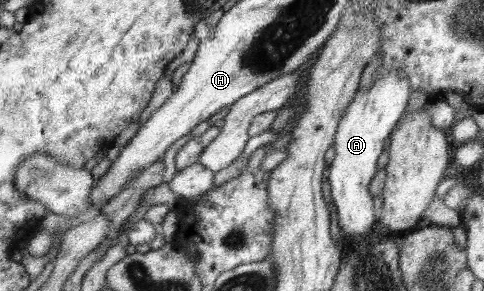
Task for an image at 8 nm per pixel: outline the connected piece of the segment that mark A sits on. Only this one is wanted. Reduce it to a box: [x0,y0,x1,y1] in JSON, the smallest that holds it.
[328,72,411,238]

